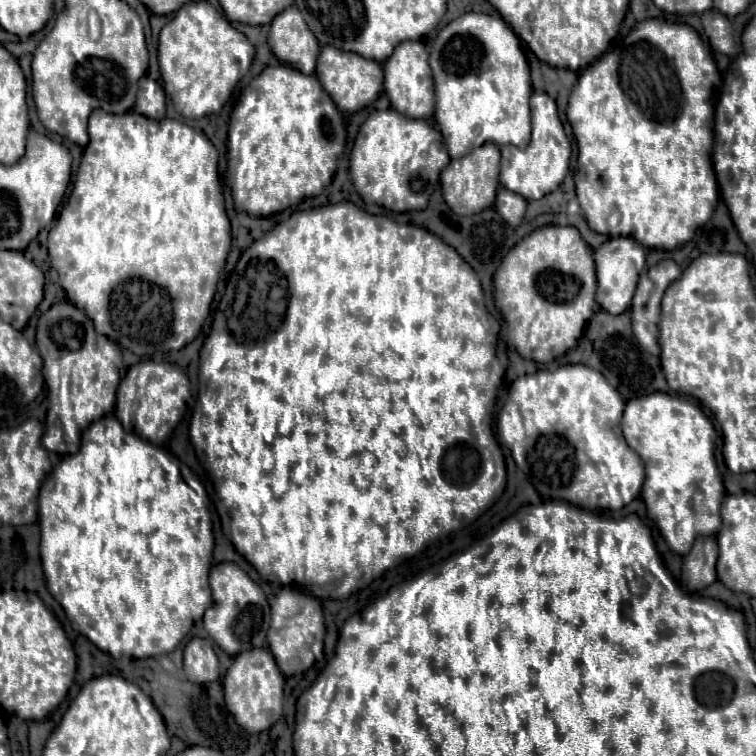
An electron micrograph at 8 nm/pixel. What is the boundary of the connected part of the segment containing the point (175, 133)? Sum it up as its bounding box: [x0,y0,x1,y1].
[49,110,231,356]

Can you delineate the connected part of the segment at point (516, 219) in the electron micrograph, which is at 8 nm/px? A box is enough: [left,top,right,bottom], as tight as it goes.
[495,188,527,226]

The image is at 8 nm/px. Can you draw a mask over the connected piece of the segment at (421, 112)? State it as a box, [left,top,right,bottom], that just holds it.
[383,42,435,118]

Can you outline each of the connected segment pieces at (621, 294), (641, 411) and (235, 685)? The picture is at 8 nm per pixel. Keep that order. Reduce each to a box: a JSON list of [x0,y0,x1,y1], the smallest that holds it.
[[595,236,645,314],[623,392,725,556],[223,648,285,734]]

